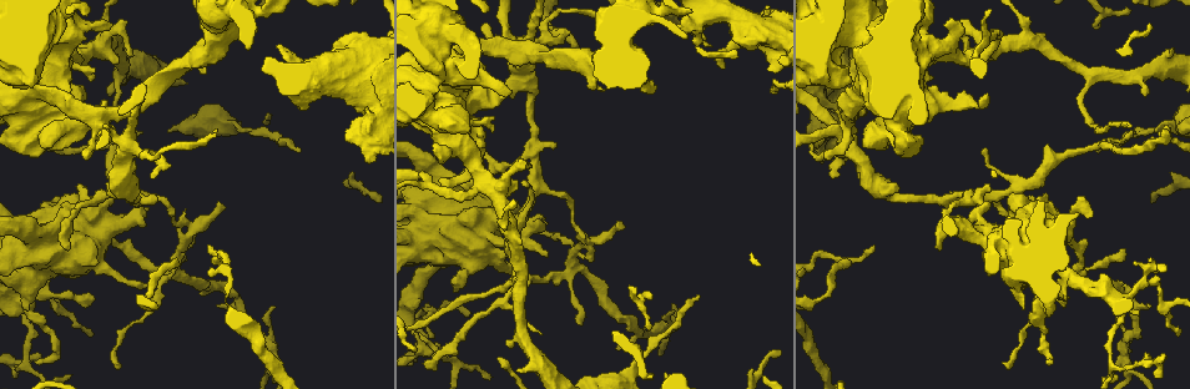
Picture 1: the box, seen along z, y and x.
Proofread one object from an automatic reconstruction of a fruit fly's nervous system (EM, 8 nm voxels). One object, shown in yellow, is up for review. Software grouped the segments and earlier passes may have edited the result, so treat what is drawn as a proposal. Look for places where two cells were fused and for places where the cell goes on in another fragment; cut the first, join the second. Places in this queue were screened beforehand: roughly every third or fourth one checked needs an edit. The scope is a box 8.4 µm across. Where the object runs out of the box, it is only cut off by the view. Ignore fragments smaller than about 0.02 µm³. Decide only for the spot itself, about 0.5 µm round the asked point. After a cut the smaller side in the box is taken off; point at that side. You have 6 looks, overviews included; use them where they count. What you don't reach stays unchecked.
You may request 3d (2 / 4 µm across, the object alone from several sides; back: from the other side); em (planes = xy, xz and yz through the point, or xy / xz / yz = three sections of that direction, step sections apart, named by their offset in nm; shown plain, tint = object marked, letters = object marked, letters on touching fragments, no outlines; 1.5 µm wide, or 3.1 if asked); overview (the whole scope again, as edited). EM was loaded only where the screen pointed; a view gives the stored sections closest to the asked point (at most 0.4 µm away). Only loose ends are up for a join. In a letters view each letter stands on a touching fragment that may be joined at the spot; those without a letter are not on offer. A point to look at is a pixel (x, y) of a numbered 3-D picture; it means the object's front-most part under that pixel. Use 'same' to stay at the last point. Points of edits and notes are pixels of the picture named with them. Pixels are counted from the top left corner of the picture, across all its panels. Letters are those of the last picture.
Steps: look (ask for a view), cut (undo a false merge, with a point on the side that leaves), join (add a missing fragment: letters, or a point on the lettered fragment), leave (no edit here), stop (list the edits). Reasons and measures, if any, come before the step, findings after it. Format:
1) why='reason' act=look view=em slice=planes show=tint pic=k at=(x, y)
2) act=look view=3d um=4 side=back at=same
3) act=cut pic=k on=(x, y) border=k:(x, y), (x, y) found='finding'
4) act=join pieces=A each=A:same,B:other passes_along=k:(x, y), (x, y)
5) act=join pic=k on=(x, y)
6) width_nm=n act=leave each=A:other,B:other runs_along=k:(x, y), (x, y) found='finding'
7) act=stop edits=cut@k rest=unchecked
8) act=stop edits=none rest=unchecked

why='stops while still wide' act=look view=em slice=xy step=8 show=tint pic=1 at=(344, 138)

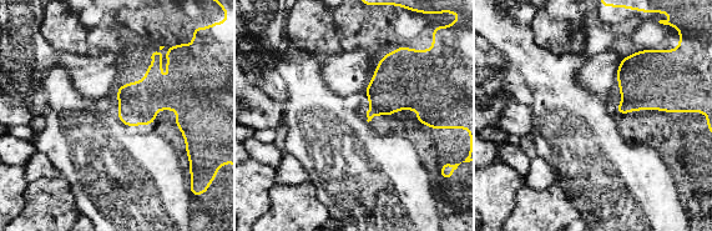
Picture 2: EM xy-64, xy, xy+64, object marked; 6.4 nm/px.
act=look view=em slice=planes show=tint at=same

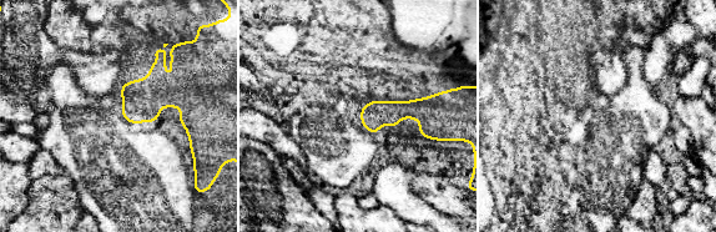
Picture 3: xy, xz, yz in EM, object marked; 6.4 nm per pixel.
why='what lies round it' act=look view=em slice=planes show=letters at=same

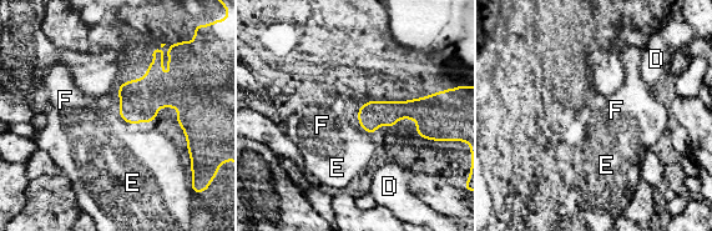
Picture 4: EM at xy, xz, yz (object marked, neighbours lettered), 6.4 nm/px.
act=leave each=D:other,E:other,F:other border=4:(120, 116), (129, 124) found='no lettered fragment goes on from it'

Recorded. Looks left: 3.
why='tapers out' act=look view=3d um=4 pic=1 at=(541, 334)

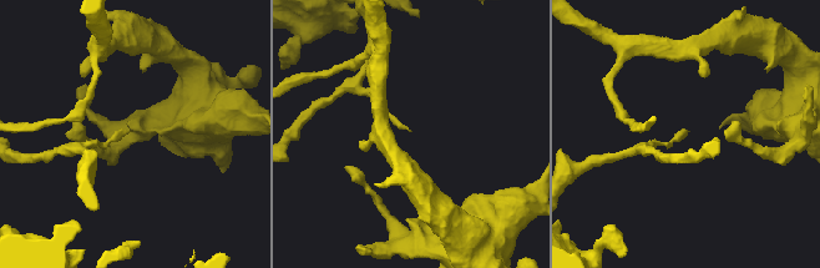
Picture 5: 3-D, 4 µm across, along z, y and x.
why='need the tissue' act=look view=em slice=planes show=letters pic=5 at=(124, 131)

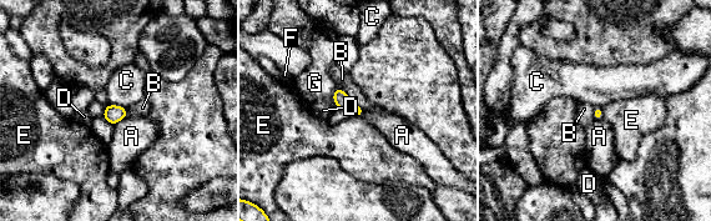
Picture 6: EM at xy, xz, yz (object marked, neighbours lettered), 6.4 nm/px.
longest_contact=B:240nm act=leave each=A:other,B:other,C:other,D:other,E:other,F:other,G:other found='no lettered fragment goes on from it'

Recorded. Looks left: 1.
act=stop edits=none rest=unchecked

